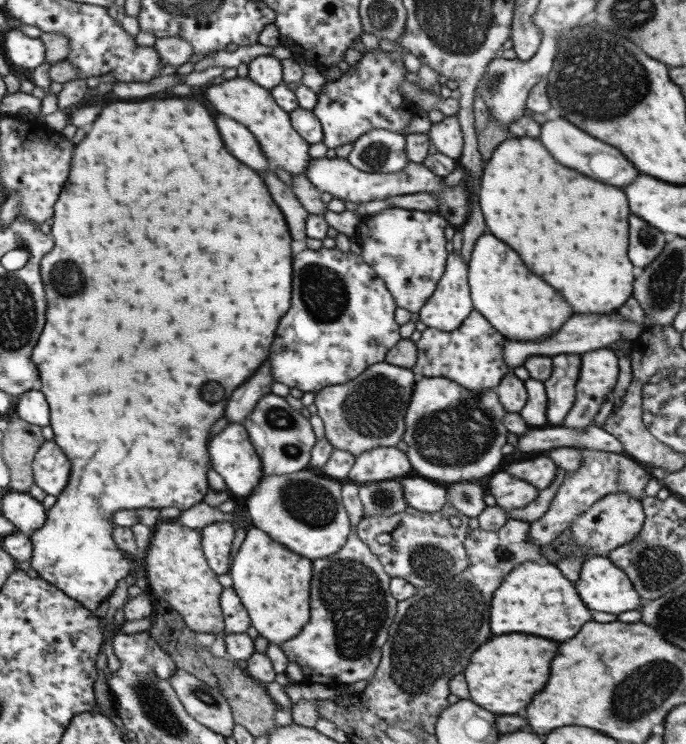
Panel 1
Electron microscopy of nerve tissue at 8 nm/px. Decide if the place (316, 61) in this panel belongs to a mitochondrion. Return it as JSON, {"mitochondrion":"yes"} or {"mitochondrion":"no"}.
{"mitochondrion":"no"}

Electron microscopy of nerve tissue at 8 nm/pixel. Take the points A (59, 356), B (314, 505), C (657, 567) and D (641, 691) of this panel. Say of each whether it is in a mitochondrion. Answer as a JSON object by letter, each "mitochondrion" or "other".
{"A":"other","B":"mitochondrion","C":"mitochondrion","D":"mitochondrion"}

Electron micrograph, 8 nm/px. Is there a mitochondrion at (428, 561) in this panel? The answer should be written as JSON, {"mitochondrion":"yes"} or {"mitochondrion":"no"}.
{"mitochondrion":"yes"}

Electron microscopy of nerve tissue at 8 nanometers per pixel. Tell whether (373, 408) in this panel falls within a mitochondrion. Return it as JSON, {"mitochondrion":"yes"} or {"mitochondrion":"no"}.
{"mitochondrion":"yes"}

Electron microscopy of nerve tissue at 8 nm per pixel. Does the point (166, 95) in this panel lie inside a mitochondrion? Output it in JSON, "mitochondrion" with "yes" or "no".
{"mitochondrion":"no"}

